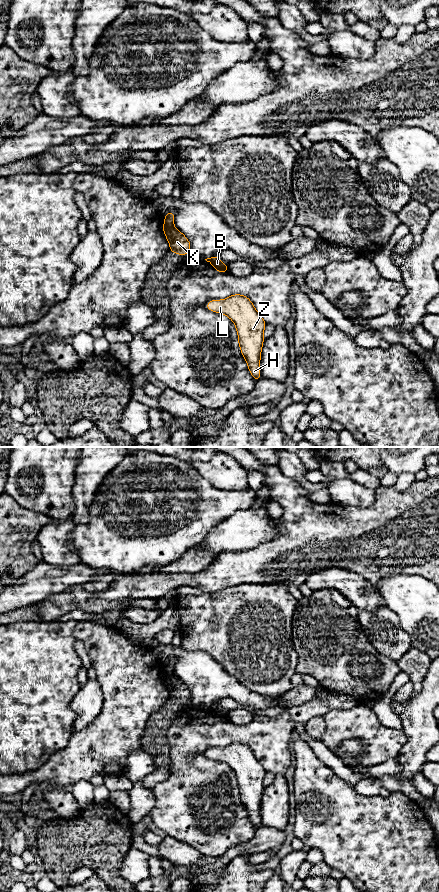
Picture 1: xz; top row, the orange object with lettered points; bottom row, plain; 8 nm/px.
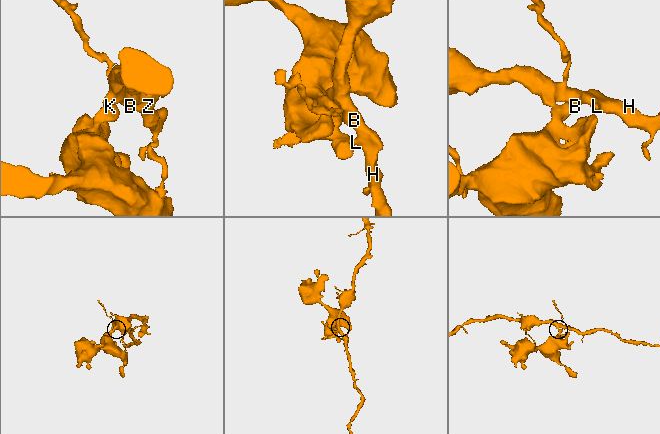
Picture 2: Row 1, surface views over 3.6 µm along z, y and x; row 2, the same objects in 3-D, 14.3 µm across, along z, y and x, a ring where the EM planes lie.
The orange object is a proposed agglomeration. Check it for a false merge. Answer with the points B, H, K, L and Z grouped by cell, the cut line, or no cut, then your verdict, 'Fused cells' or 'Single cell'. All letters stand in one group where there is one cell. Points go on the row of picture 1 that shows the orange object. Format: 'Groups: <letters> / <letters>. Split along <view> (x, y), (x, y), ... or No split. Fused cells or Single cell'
Groups: B H L Z / K. Split along xz (165, 216), (172, 222). Fused cells

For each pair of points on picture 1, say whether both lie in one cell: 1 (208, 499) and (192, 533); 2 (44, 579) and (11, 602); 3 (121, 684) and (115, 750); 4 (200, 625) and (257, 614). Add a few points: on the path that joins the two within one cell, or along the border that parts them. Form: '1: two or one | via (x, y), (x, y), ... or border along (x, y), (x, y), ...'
1: one | via (200, 507), (199, 511), (192, 518), (192, 525)
2: one | via (36, 585), (19, 594)
3: one | via (121, 700), (121, 725), (115, 734)
4: one | via (214, 624), (243, 624)

